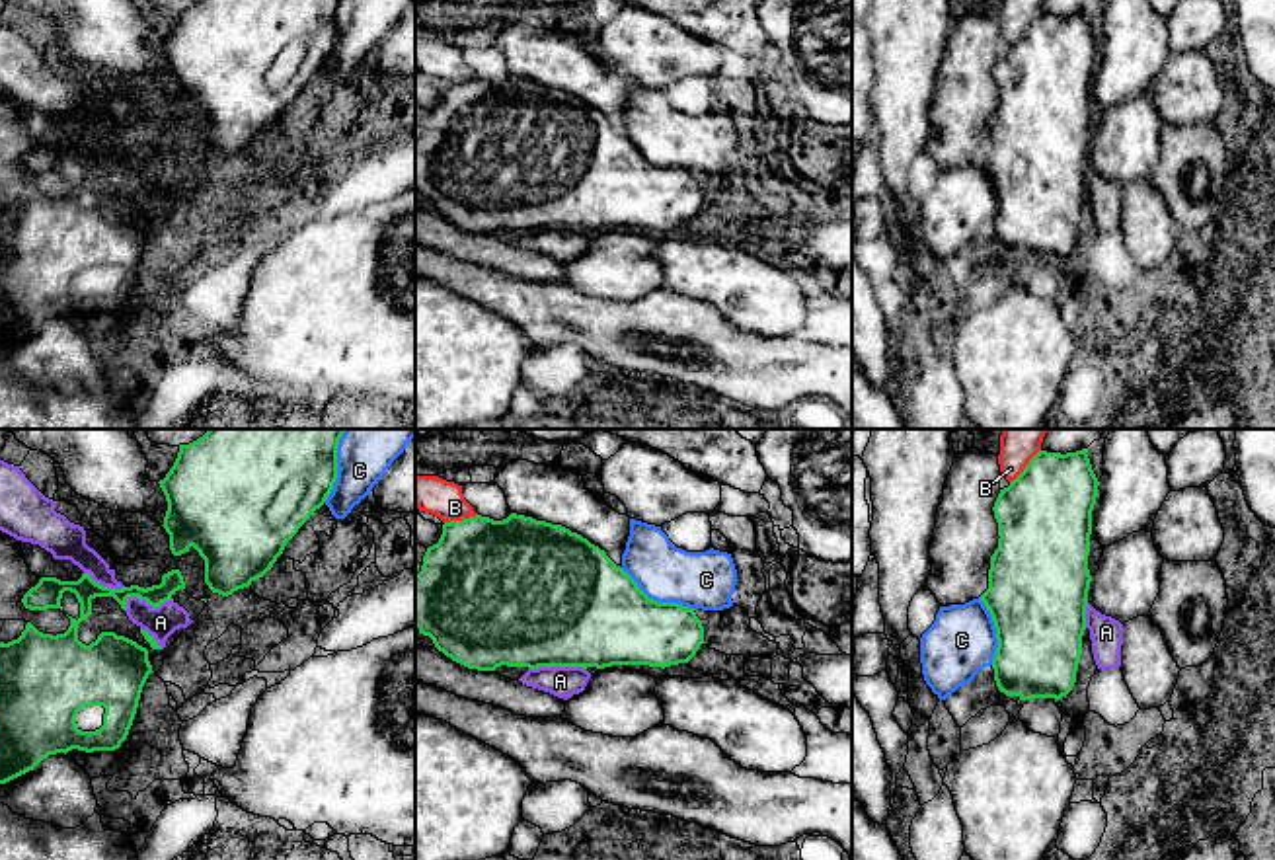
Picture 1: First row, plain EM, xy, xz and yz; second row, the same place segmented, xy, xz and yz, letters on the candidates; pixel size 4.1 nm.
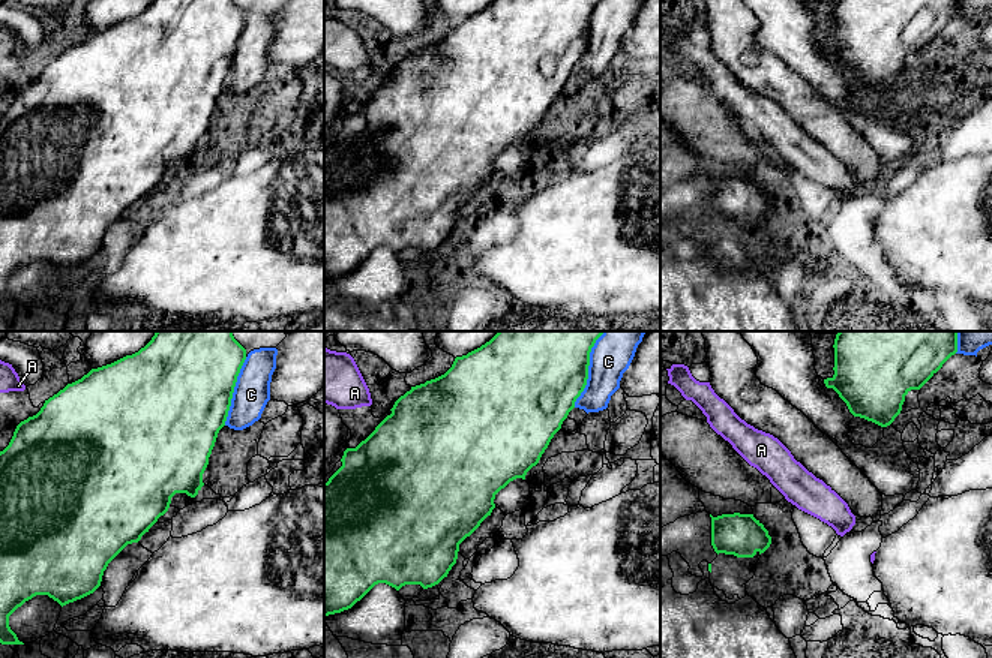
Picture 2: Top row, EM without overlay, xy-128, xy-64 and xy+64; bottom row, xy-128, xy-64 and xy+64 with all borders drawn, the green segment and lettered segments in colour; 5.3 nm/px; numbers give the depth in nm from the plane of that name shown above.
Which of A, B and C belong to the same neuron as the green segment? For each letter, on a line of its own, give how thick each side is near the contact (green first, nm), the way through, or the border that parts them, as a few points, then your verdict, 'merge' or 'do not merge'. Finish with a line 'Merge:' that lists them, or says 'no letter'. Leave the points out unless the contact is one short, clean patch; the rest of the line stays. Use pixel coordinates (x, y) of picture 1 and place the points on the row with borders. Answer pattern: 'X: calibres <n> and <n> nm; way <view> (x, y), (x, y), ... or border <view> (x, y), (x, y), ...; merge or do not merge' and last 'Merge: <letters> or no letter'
A: calibres 160 and 130 nm; do not merge
B: calibres 380 and 170 nm; do not merge
C: calibres 420 and 240 nm; merge
Merge: C

